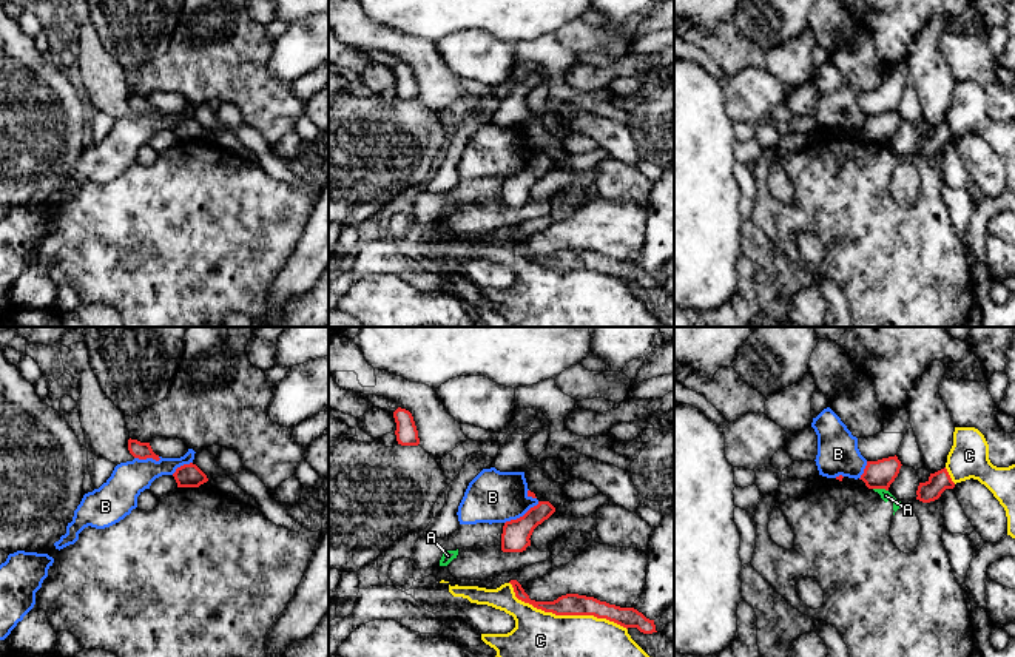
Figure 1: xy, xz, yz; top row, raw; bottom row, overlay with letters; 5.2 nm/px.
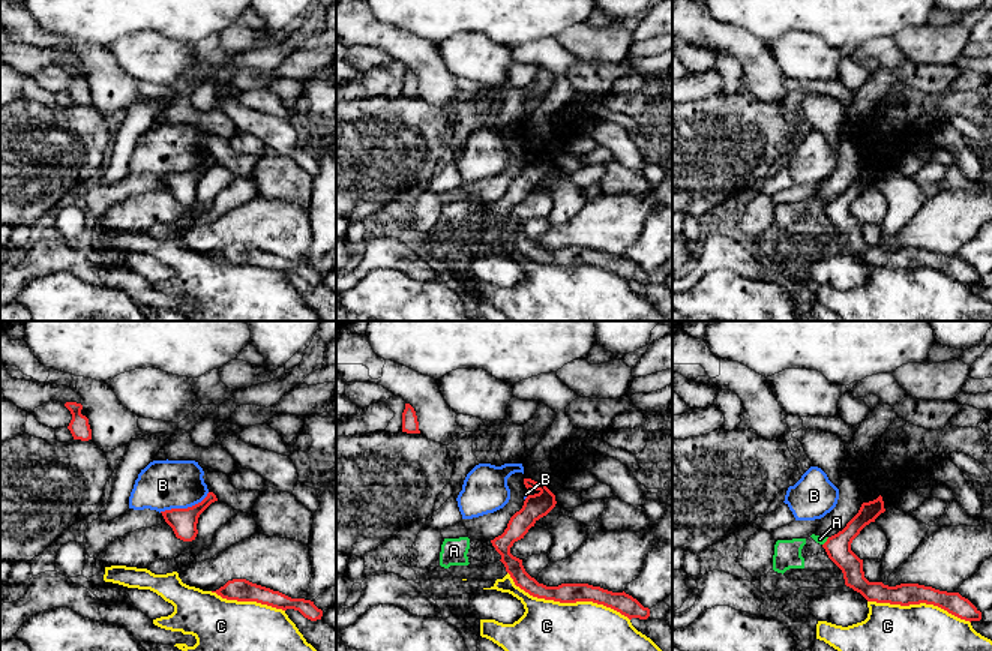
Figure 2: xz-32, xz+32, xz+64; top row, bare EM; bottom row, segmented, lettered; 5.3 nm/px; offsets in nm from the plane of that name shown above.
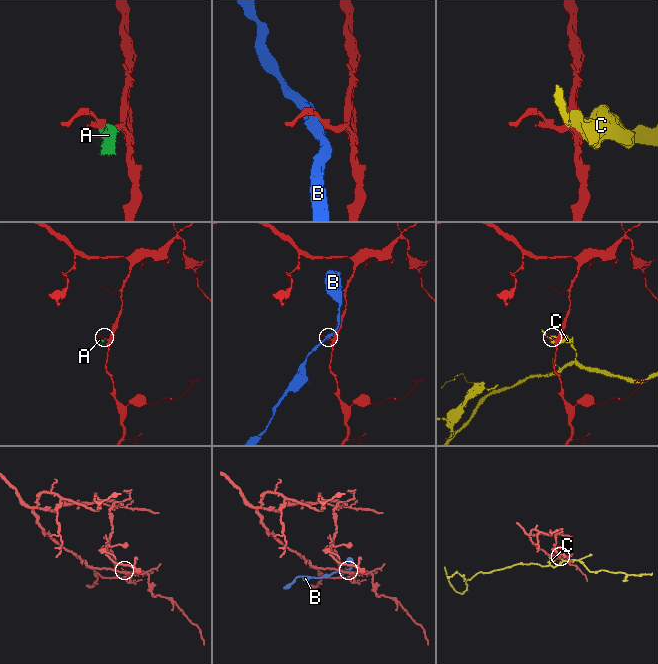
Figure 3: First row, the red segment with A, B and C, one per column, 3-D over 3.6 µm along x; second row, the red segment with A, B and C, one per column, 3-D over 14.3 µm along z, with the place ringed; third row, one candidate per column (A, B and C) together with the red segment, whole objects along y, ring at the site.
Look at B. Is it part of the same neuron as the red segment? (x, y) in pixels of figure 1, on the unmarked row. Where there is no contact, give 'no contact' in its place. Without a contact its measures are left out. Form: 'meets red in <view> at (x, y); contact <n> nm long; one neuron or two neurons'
meets red in xz at (523, 170); contact 220 nm long; two neurons

